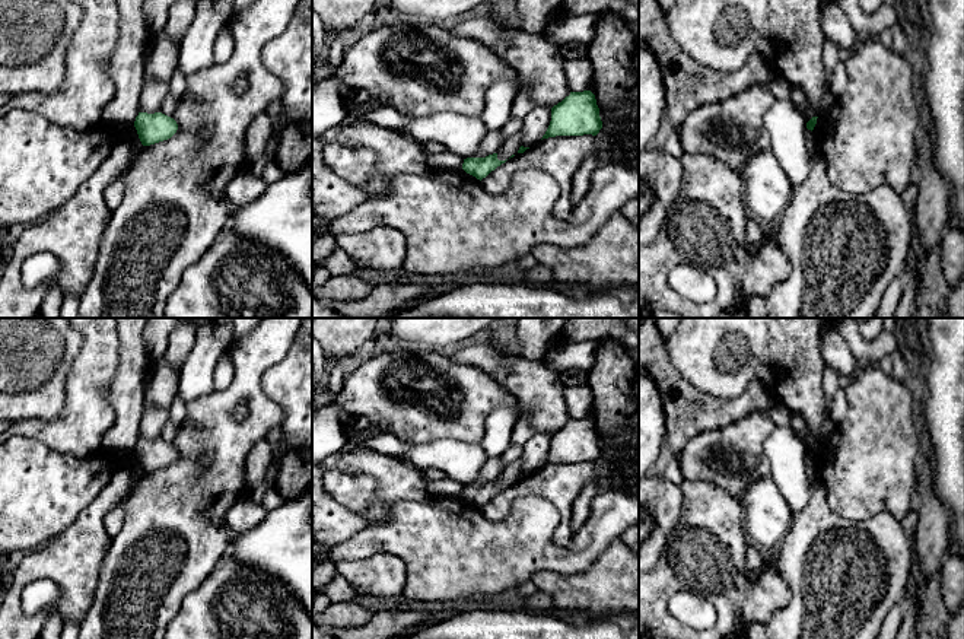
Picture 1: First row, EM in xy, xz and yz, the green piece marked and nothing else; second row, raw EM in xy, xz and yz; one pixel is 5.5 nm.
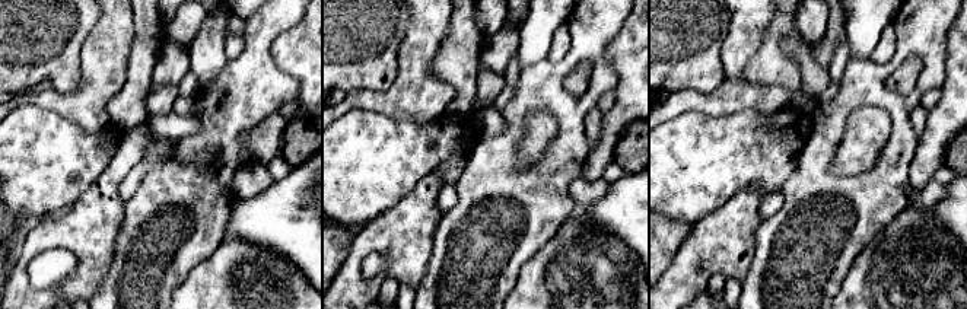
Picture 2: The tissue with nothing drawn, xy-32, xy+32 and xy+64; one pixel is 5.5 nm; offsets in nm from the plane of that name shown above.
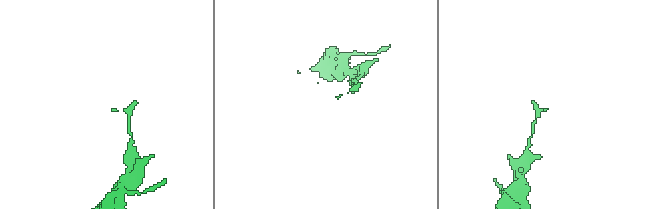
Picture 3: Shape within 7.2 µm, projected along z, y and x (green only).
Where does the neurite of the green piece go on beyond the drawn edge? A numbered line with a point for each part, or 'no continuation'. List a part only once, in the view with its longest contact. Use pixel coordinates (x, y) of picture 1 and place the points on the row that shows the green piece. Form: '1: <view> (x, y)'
no continuation

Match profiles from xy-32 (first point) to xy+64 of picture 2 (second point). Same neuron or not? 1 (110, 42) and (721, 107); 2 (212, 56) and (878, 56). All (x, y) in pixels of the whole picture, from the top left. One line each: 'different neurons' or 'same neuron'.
1: same neuron
2: different neurons

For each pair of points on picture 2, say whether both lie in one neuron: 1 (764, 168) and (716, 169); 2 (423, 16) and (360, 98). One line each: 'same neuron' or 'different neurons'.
1: same neuron
2: same neuron

